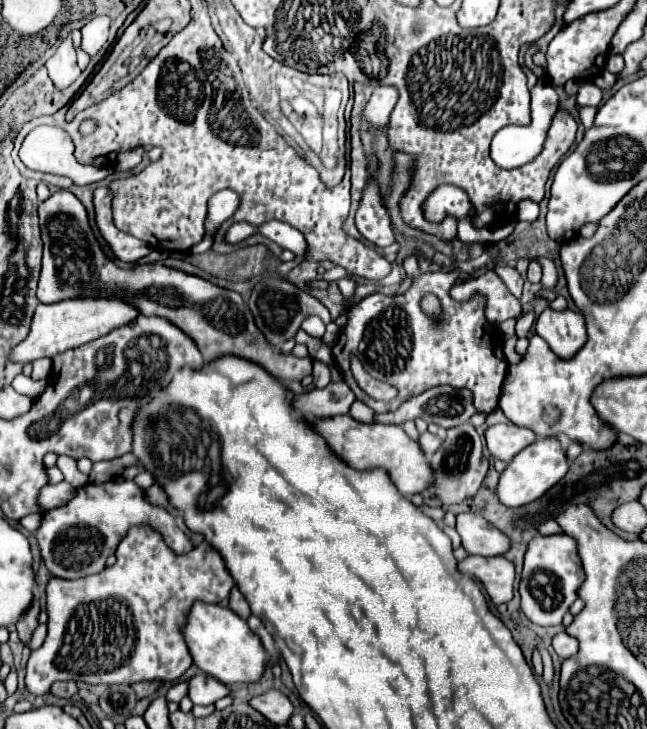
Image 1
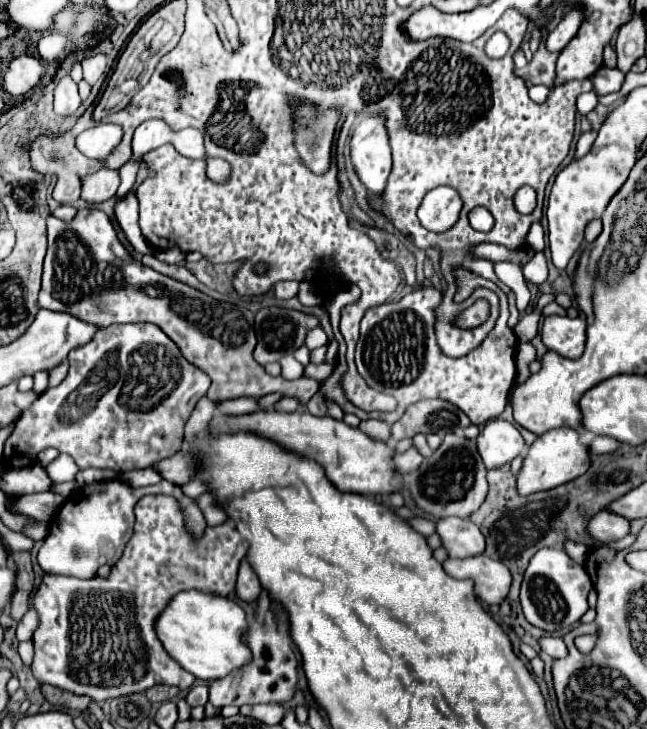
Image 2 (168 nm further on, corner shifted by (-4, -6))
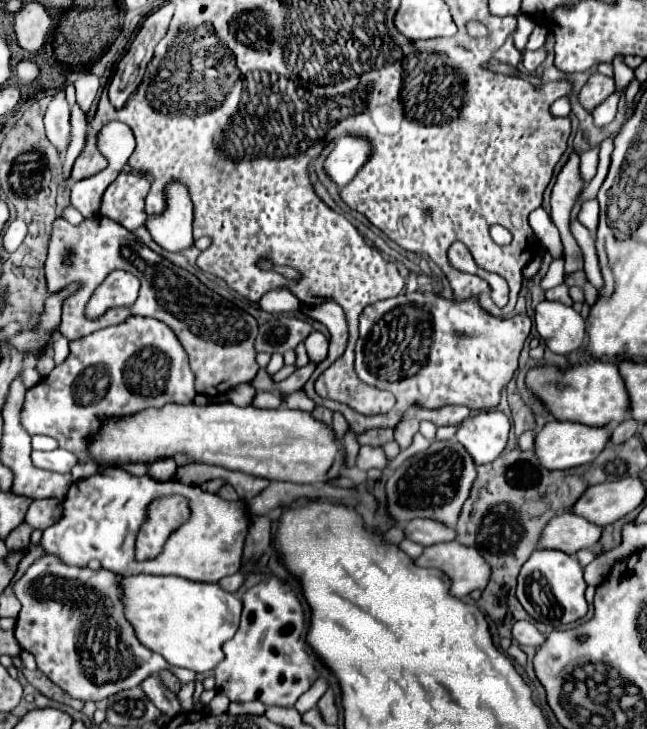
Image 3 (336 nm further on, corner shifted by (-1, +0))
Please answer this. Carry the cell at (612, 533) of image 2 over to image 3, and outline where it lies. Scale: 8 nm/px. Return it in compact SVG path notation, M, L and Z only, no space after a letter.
M573 512L551 518L543 526L539 538L539 550L561 550L569 556L575 556L583 548L593 548L601 536L601 528L587 522L585 518L575 516Z

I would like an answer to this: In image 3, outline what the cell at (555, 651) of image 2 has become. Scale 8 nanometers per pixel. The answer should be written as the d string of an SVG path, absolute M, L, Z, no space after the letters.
M525 620L515 622L513 628L511 628L511 634L513 634L513 640L515 640L519 646L539 648L539 646L545 642L545 636L541 636L539 630L537 630L531 622L525 622Z

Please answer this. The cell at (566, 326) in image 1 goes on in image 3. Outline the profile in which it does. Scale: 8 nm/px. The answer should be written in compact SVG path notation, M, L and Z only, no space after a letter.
M539 302L535 308L535 326L545 346L555 354L567 356L583 346L585 320L561 302Z

